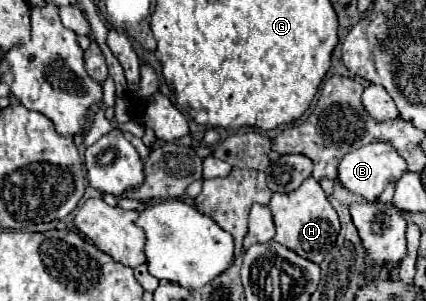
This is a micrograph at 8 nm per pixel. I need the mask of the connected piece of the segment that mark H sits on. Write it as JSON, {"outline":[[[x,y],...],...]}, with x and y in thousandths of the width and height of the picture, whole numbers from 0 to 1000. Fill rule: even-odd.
{"outline":[[[723,588],[695,635],[676,648],[638,648],[638,668],[629,674],[643,741],[648,741],[648,781],[643,801],[667,814],[671,827],[690,834],[695,847],[732,867],[732,874],[756,874],[770,834],[779,827],[779,807],[789,801],[789,781],[798,767],[793,714],[784,688],[775,681],[765,641],[756,635],[751,608],[737,588]]]}

